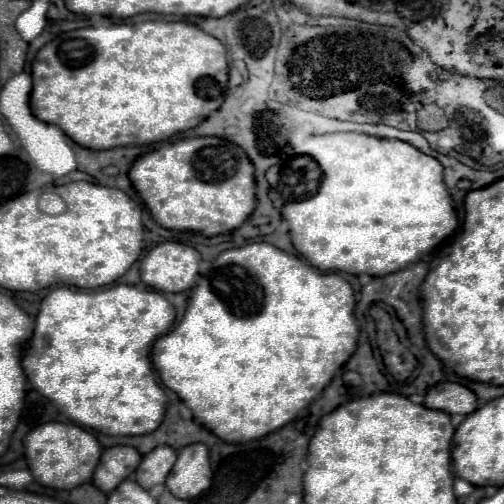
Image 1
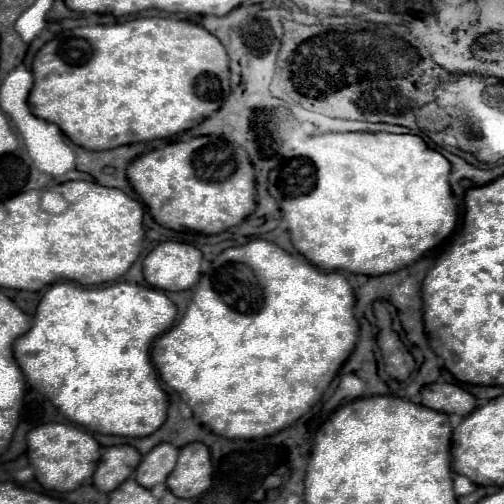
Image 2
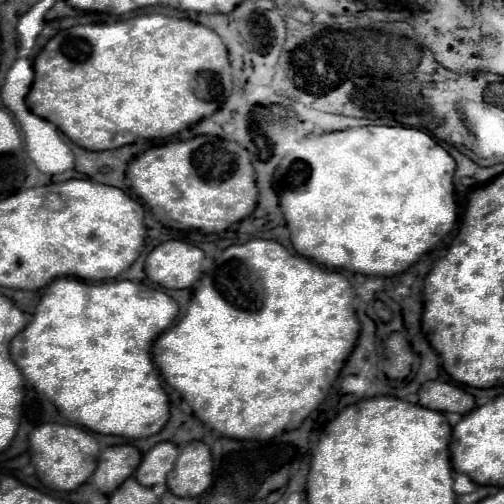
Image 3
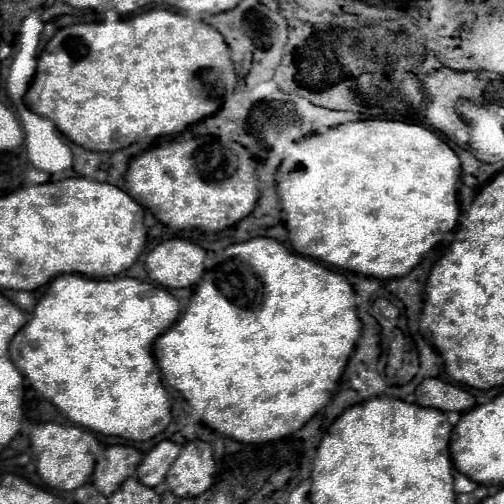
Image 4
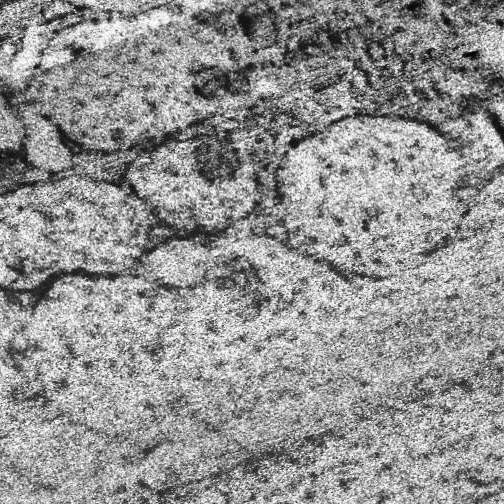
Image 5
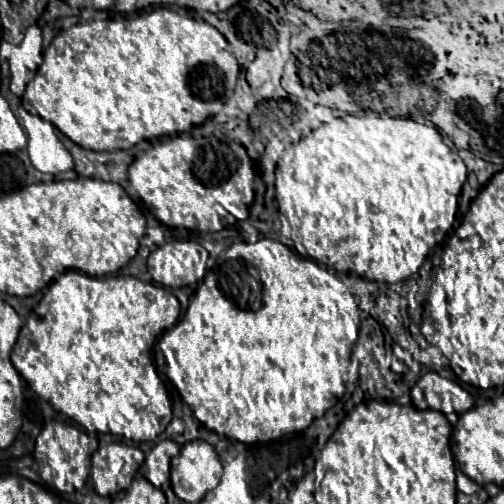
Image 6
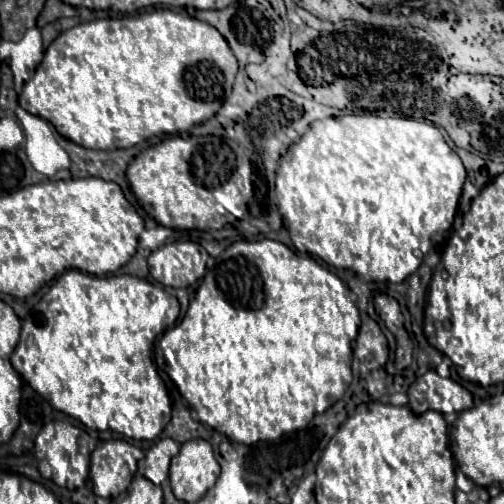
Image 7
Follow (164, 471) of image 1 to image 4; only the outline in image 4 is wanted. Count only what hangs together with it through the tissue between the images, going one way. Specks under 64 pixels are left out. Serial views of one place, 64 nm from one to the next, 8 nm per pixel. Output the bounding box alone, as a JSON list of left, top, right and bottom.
[136,440,180,486]

